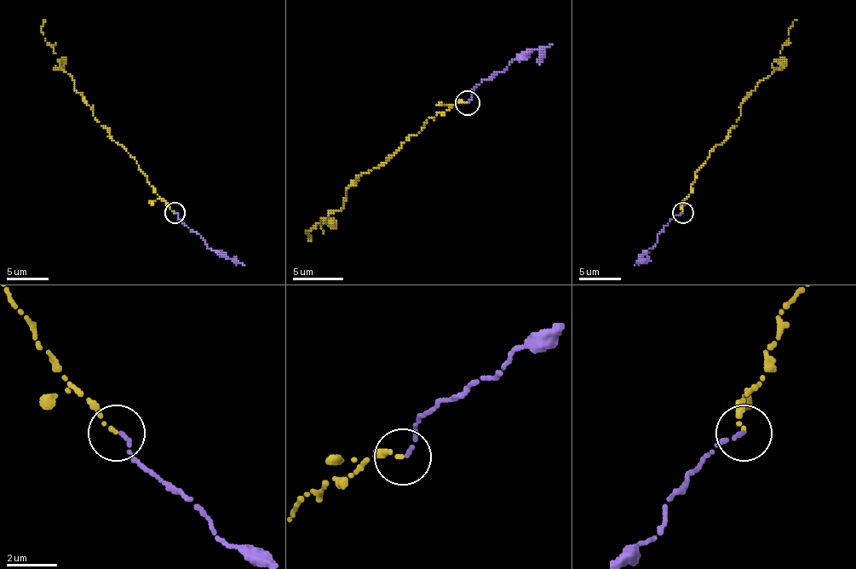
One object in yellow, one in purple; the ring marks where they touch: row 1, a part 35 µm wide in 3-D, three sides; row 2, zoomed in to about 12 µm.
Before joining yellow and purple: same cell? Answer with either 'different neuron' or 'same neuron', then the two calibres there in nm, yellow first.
same neuron; 130 nm thick on the yellow side, 150 nm on the other

